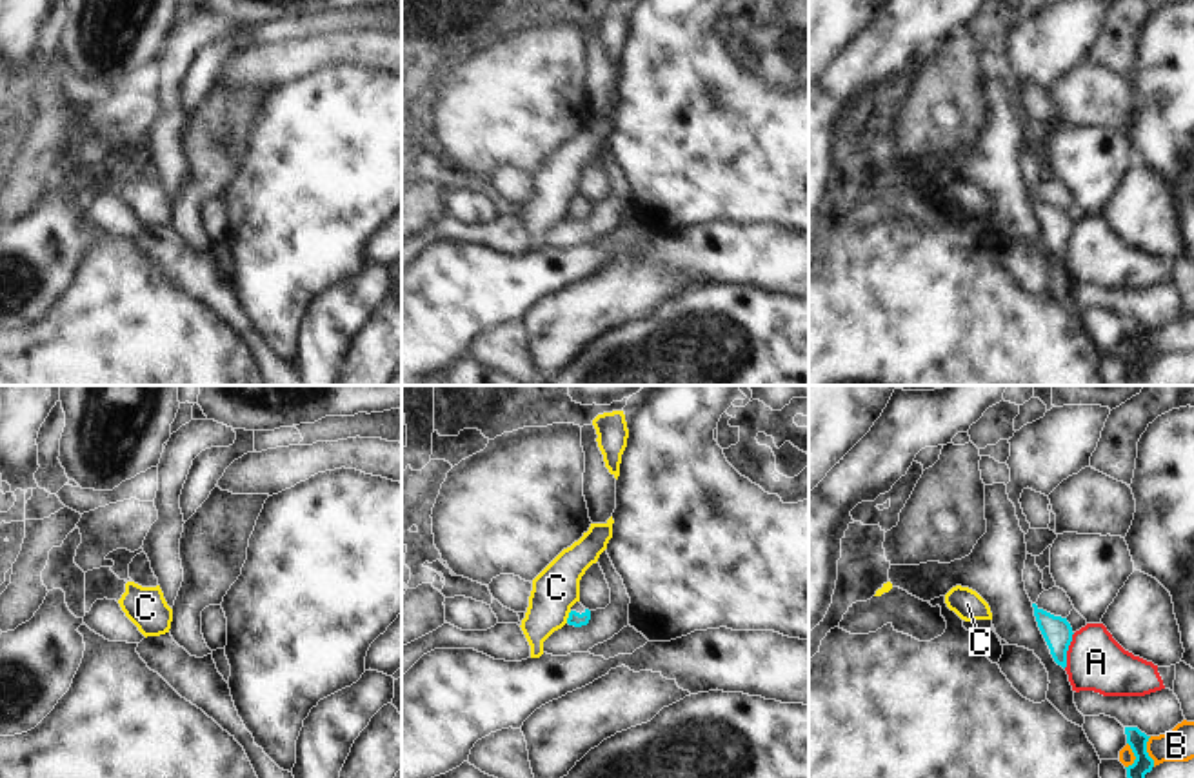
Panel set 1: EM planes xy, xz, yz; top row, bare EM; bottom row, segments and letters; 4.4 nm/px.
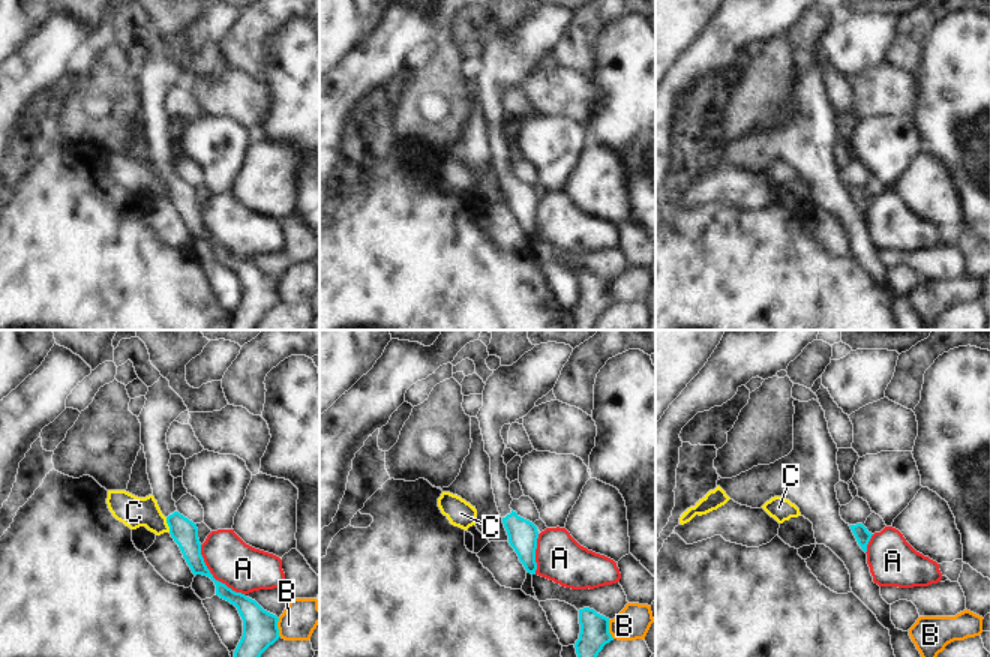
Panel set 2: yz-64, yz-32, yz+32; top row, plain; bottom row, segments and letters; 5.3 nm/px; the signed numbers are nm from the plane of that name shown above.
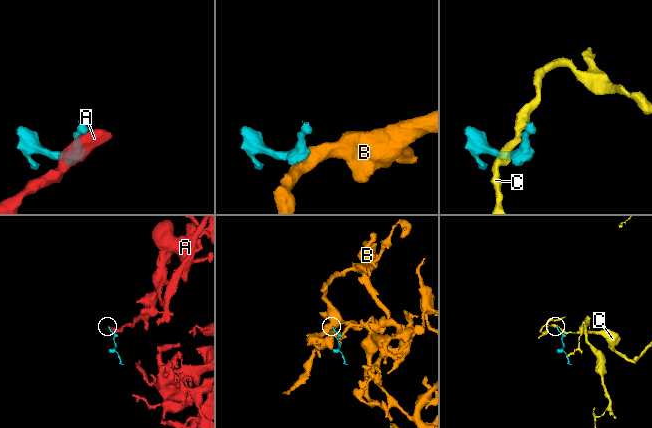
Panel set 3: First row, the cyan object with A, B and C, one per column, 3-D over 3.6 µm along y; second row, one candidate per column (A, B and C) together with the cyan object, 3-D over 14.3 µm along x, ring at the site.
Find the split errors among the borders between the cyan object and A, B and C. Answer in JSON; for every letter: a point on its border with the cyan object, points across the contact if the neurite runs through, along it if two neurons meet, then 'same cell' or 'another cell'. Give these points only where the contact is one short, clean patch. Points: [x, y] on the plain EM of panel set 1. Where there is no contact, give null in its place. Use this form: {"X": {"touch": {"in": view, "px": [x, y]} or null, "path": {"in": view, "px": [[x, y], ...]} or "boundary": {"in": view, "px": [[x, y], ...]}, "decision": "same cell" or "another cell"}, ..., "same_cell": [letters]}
{"A": {"touch": {"in": "yz", "px": [1067, 242]}, "decision": "another cell"}, "B": {"touch": {"in": "yz", "px": [1145, 344]}, "decision": "another cell"}, "C": {"touch": {"in": "xz", "px": [569, 209]}, "boundary": {"in": "xz", "px": [[571, 204], [566, 215]]}, "decision": "another cell"}, "same_cell": []}

